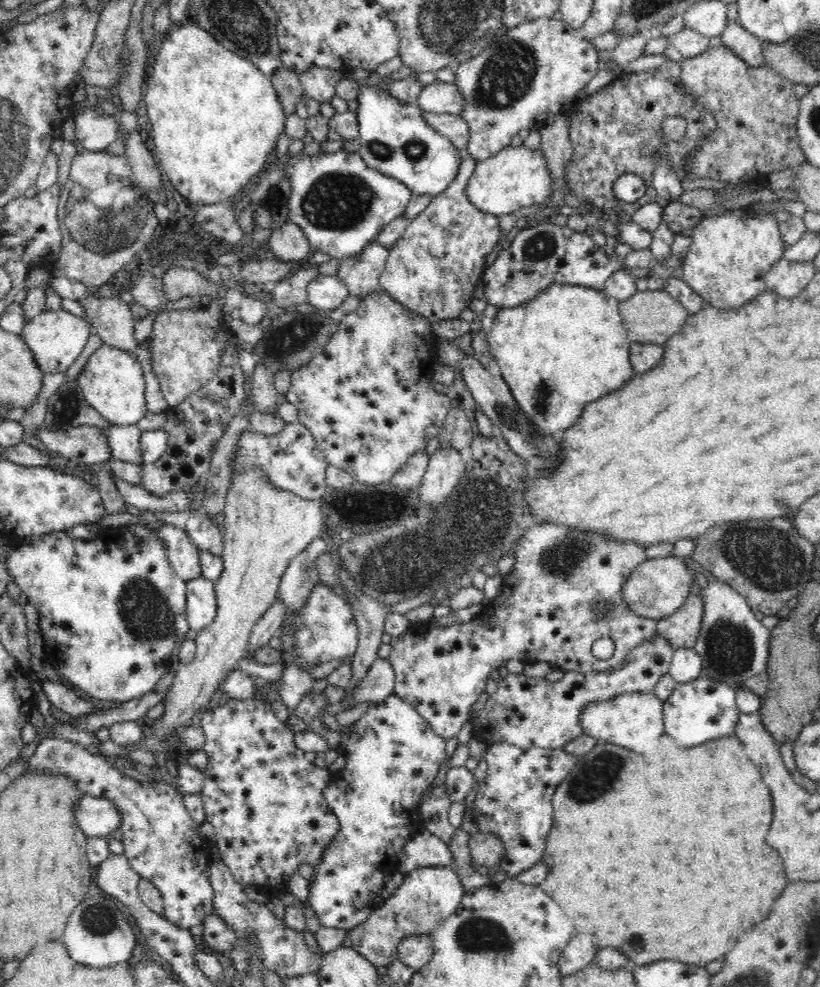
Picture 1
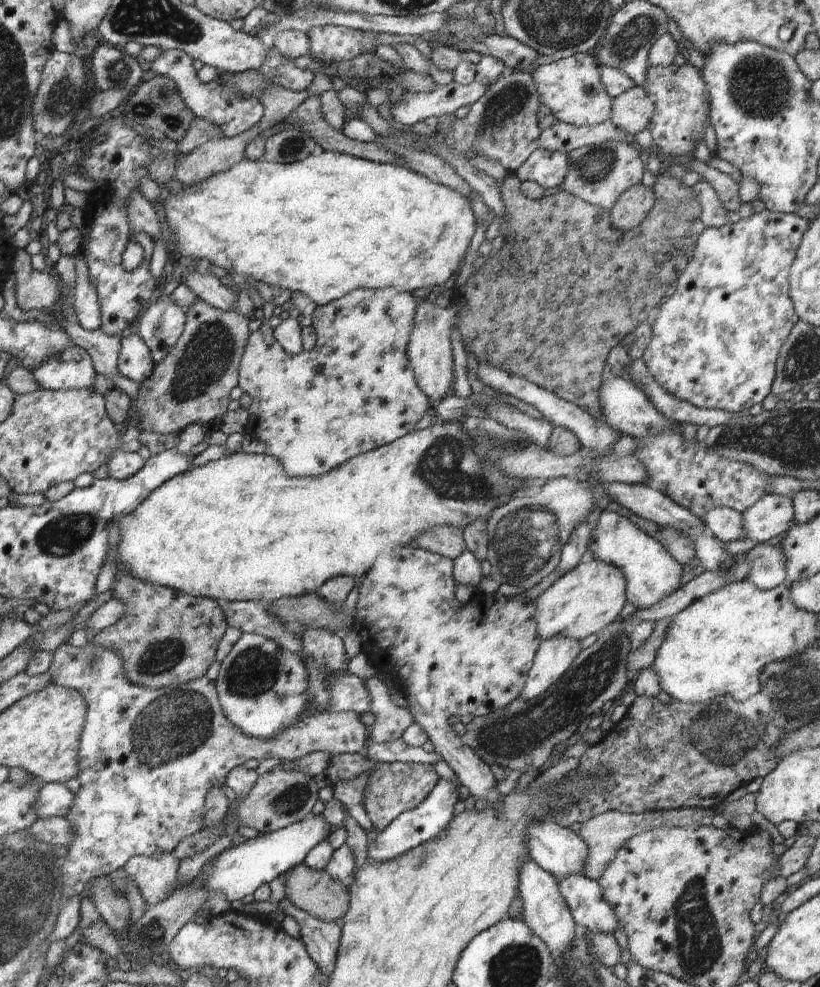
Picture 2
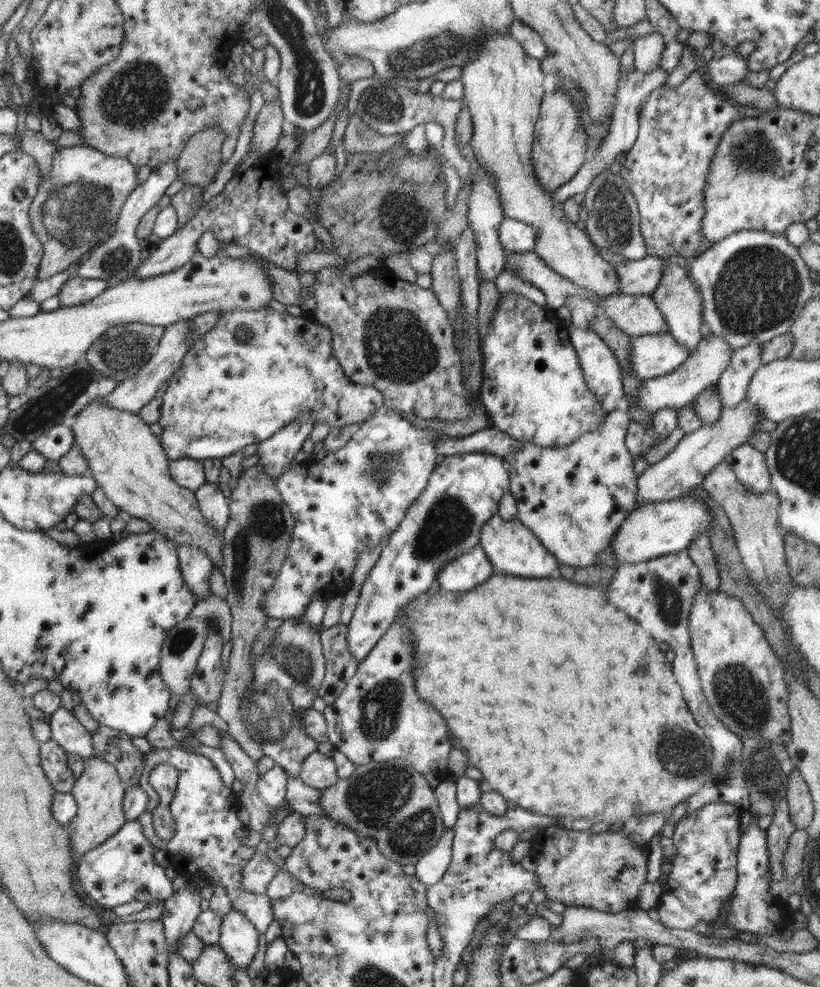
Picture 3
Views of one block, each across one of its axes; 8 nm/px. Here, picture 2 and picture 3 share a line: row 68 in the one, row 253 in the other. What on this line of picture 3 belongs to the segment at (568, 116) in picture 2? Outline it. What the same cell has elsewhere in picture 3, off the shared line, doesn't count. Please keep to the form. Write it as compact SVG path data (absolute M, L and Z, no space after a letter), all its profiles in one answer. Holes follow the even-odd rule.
M492 31L482 39L475 56L470 63L462 67L460 81L464 85L466 106L472 117L474 134L469 145L474 151L477 162L487 168L497 178L497 192L504 216L525 222L537 230L535 245L532 250L546 262L560 277L572 283L591 290L595 294L609 296L619 291L618 276L613 265L604 260L597 251L597 246L588 238L584 229L577 227L564 213L563 203L553 201L553 193L547 191L536 178L532 166L532 141L534 129L539 117L544 87L542 86L546 74L542 71L541 61L526 54L524 47L508 33Z

